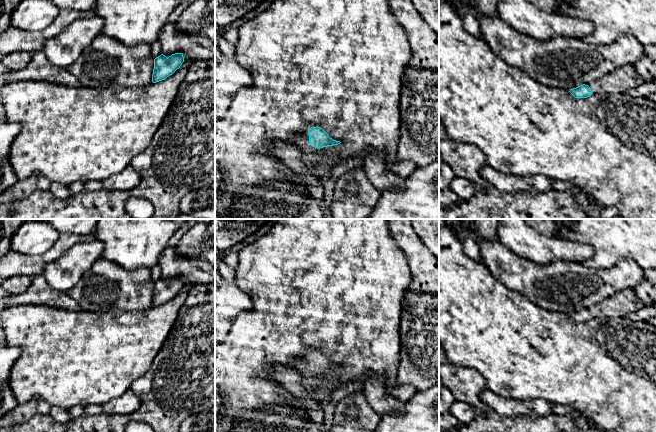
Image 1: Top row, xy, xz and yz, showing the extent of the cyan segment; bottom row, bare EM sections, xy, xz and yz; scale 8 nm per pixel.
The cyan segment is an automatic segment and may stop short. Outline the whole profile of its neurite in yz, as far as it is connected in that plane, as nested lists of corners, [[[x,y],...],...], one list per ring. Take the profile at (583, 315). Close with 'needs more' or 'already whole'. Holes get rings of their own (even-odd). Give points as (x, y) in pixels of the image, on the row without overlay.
[[[624,289],[613,293],[603,301],[571,313],[575,322],[587,322],[592,318],[612,319],[648,307],[636,299],[635,289]]]; needs more

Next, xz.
[[[307,348],[294,362],[295,369],[302,378],[302,384],[309,394],[318,394],[328,386],[332,392],[338,385],[334,380],[320,378],[319,373],[327,370],[340,368],[340,365],[333,364],[320,351]]]; needs more

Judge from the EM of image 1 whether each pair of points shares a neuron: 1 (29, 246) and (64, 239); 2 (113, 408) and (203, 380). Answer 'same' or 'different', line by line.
1: different
2: different

